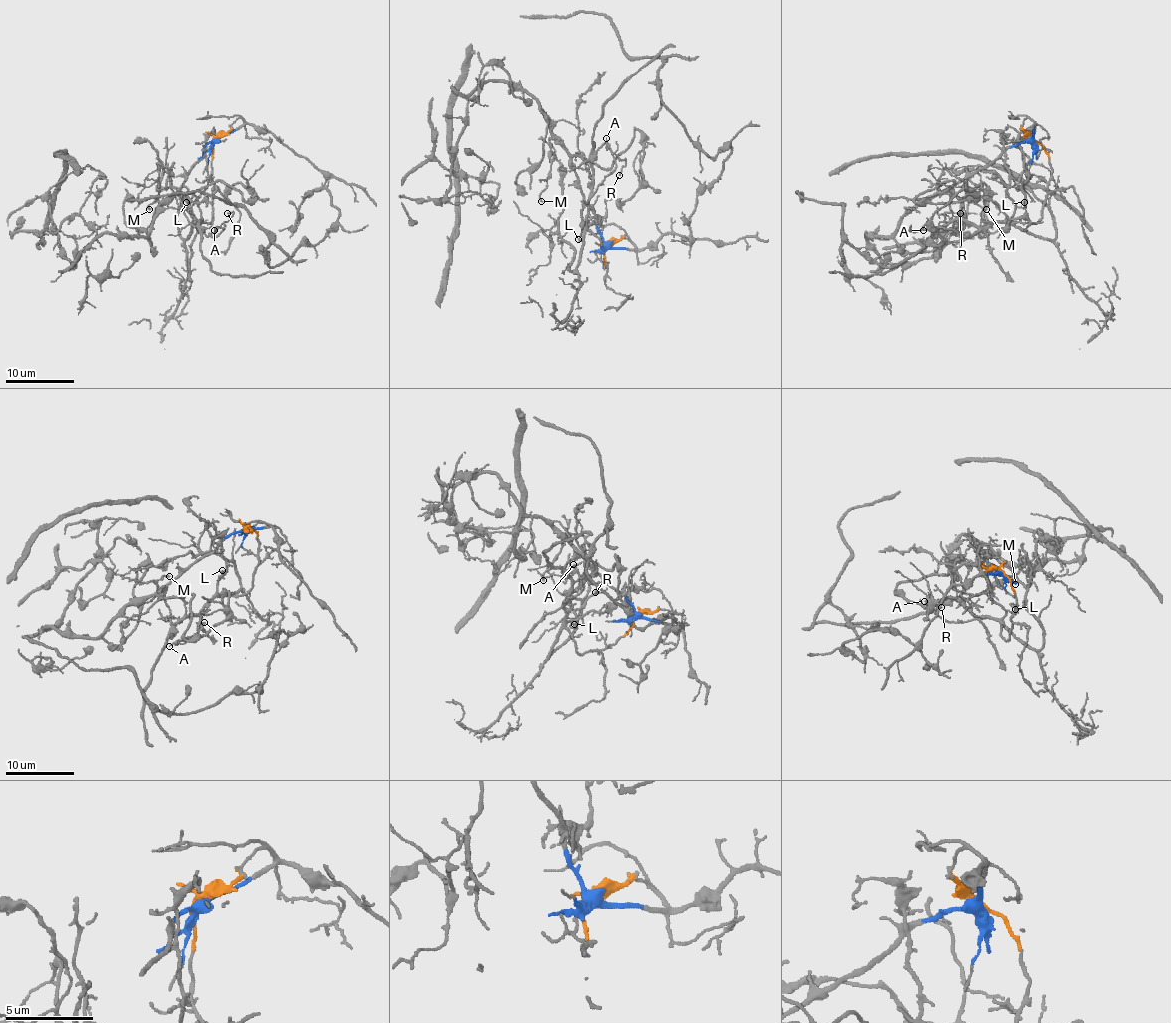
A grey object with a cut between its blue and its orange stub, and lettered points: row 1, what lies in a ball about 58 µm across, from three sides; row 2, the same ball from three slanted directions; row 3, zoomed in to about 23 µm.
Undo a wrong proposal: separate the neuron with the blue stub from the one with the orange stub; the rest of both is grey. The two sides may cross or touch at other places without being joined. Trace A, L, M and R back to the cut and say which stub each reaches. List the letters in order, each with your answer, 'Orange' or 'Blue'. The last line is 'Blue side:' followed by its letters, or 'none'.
A: Orange
L: Orange
M: Orange
R: Orange
Blue side: none

